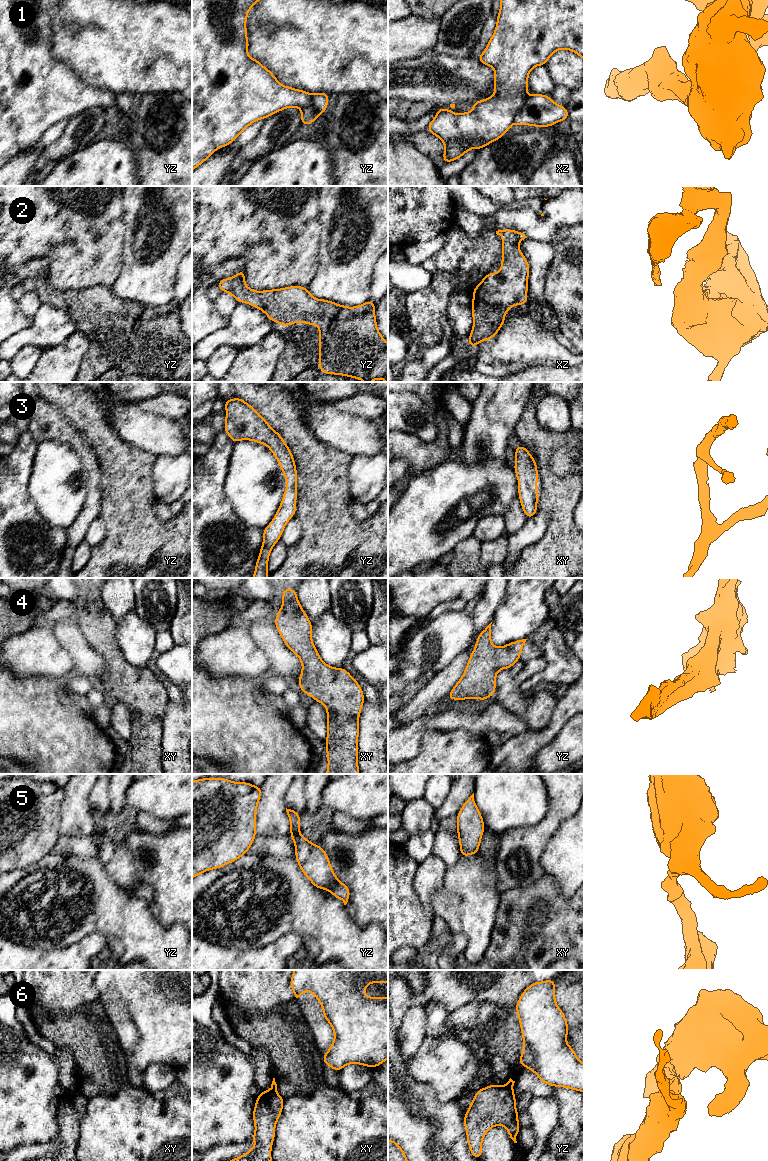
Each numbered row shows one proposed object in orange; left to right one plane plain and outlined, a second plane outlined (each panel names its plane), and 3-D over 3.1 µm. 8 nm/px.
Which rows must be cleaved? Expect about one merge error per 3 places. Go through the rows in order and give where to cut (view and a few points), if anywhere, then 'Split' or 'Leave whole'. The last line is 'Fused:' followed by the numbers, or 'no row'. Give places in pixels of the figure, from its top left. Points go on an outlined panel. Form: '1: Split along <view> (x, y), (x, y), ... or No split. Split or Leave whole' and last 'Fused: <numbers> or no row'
1: No split. Leave whole
2: No split. Leave whole
3: No split. Leave whole
4: No split. Leave whole
5: No split. Leave whole
6: Split along yz (506, 1085), (516, 1096). Split
Fused: 6

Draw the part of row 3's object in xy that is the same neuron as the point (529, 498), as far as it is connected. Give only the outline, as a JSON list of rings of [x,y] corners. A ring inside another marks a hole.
[[[520,444],[515,450],[514,471],[518,479],[518,496],[526,518],[537,514],[539,492],[536,484],[539,480],[537,463],[530,452]]]

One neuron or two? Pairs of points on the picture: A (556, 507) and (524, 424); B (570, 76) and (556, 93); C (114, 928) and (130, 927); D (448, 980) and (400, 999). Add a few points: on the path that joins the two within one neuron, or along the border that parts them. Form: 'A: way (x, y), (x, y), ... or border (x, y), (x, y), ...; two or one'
A: way (553, 486), (542, 467), (541, 445); one
B: border (555, 84), (562, 85), (570, 91); two
C: way (118, 927), (126, 927); one
D: way (436, 990), (423, 998), (412, 998); one

